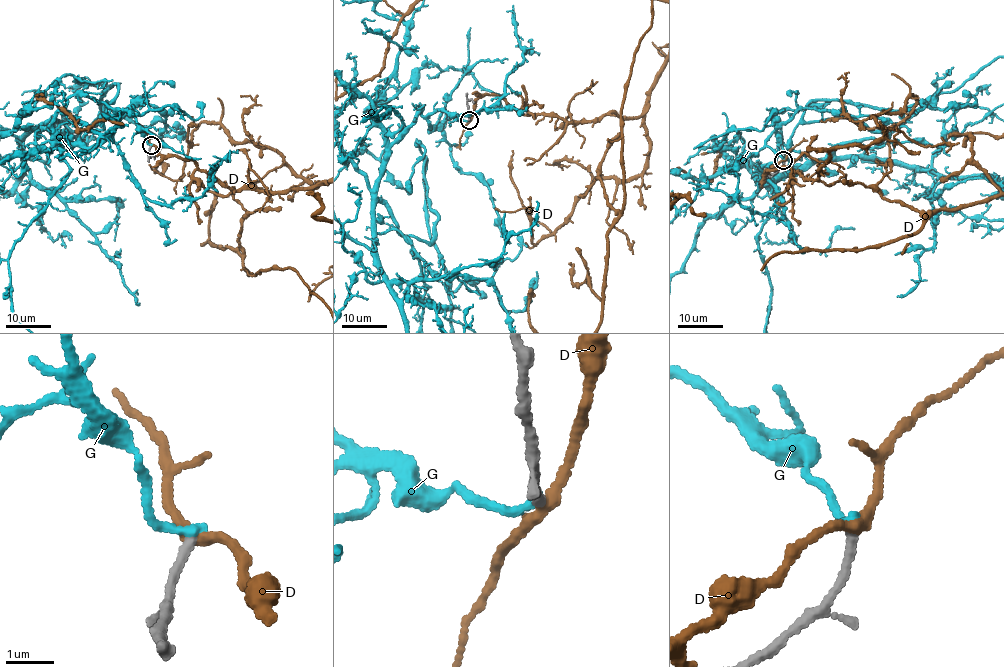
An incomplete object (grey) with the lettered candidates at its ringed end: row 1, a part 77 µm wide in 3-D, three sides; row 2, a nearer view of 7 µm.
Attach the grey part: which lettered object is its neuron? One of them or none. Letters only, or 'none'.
none

